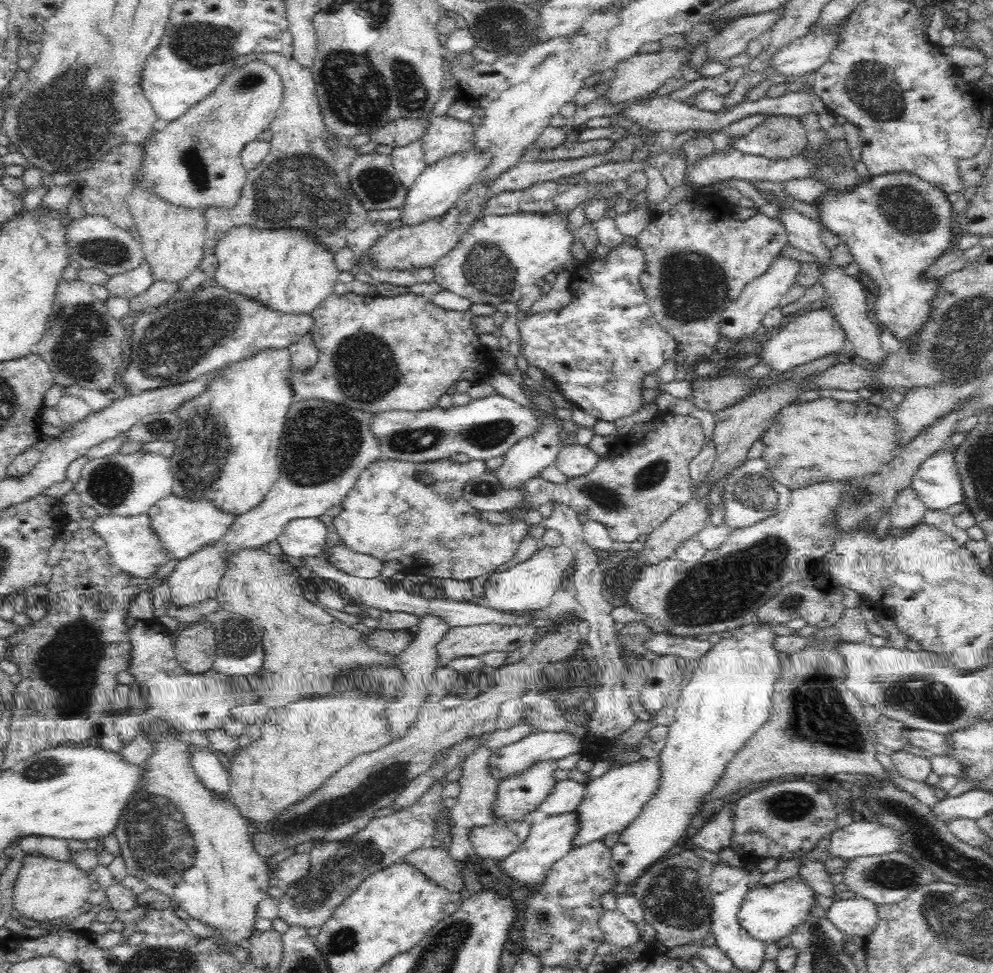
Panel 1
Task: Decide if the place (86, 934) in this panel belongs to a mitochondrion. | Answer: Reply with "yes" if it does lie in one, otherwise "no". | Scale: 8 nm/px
no

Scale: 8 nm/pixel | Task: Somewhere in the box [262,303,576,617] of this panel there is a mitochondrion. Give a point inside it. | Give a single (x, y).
(318, 449)

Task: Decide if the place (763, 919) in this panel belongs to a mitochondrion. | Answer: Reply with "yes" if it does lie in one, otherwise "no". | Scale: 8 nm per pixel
no

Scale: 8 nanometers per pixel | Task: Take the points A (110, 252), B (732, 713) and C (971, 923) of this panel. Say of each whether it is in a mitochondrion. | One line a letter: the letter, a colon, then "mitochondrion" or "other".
A: mitochondrion
B: other
C: mitochondrion

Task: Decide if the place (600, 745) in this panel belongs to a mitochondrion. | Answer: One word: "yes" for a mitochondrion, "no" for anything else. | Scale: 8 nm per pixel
no

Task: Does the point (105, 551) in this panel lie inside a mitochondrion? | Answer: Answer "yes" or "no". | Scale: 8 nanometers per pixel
no

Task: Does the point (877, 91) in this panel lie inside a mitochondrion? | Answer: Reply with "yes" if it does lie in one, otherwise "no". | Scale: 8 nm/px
yes

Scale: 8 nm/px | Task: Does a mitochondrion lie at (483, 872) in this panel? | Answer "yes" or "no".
no

